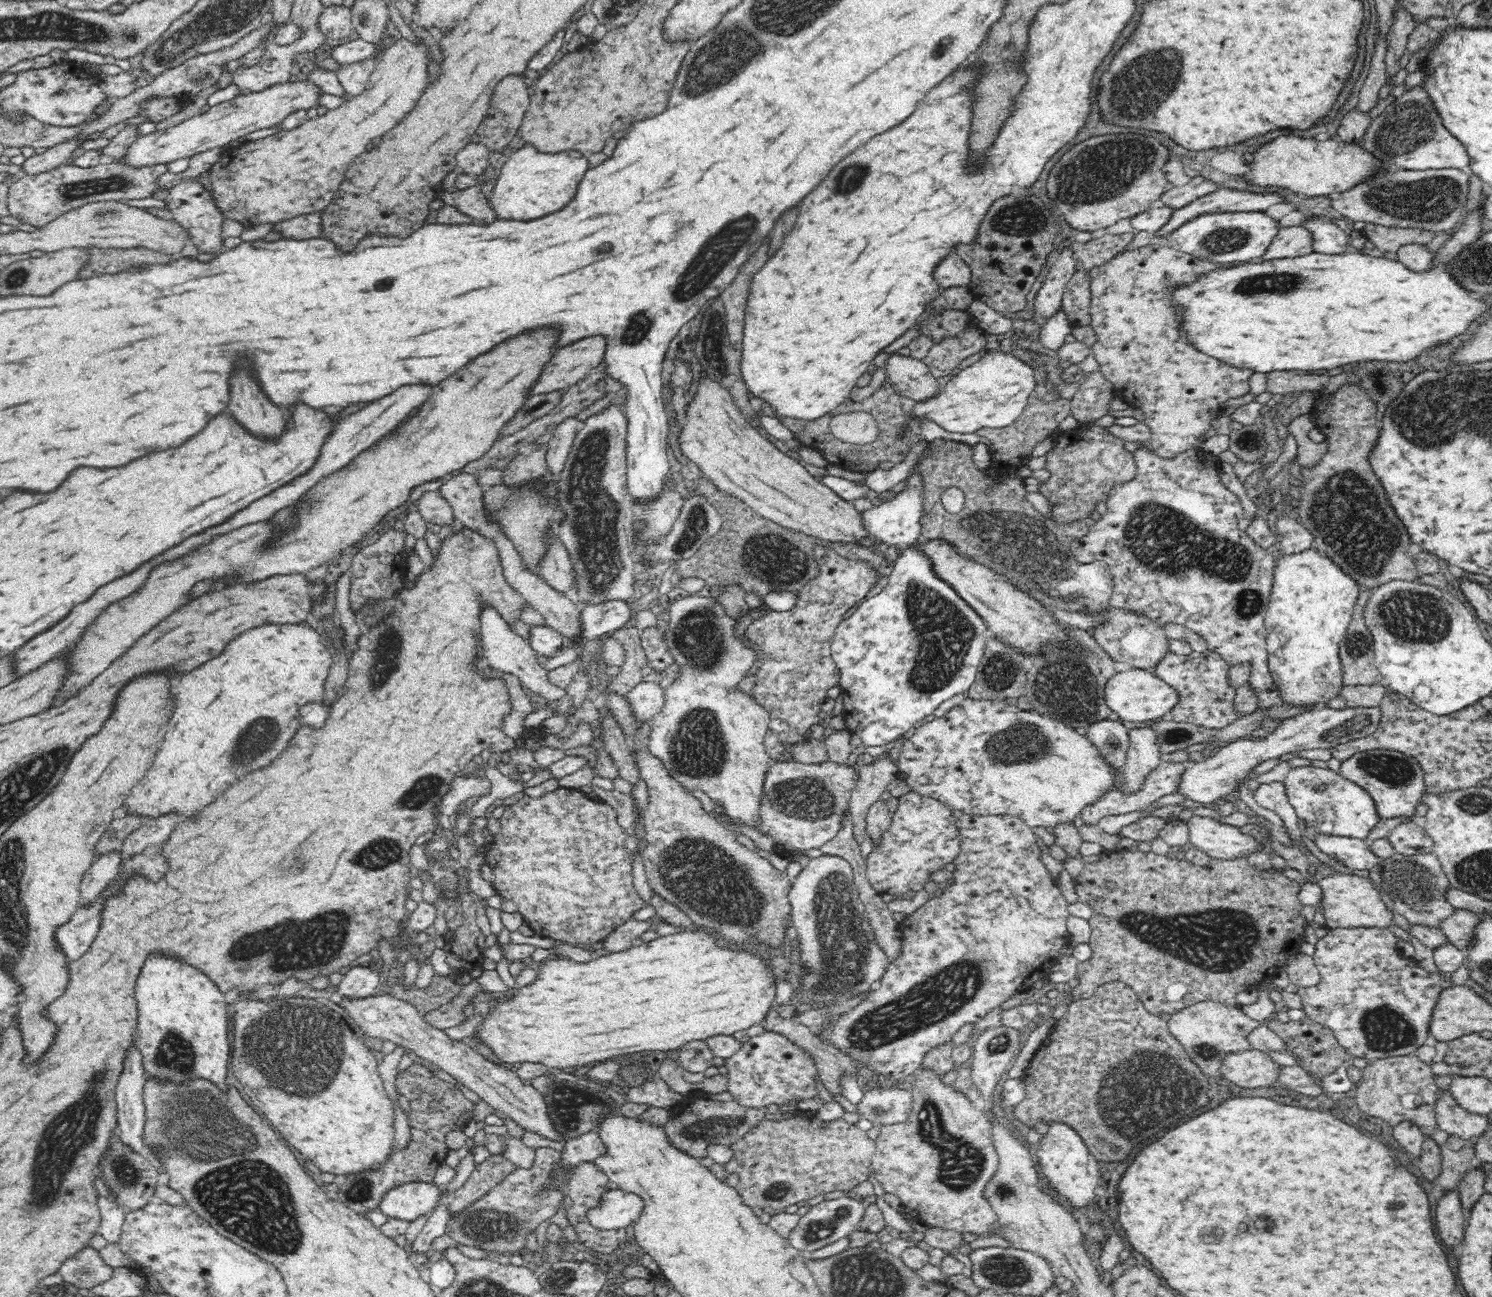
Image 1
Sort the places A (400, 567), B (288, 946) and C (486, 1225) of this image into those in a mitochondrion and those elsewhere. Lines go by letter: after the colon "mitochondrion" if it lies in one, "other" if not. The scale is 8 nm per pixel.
A: other
B: mitochondrion
C: mitochondrion

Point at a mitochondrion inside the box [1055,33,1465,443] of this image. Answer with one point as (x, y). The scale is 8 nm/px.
(1132, 92)

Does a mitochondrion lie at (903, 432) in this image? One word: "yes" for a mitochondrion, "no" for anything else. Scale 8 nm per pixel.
no

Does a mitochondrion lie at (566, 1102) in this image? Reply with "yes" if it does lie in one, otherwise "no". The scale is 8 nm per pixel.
yes

